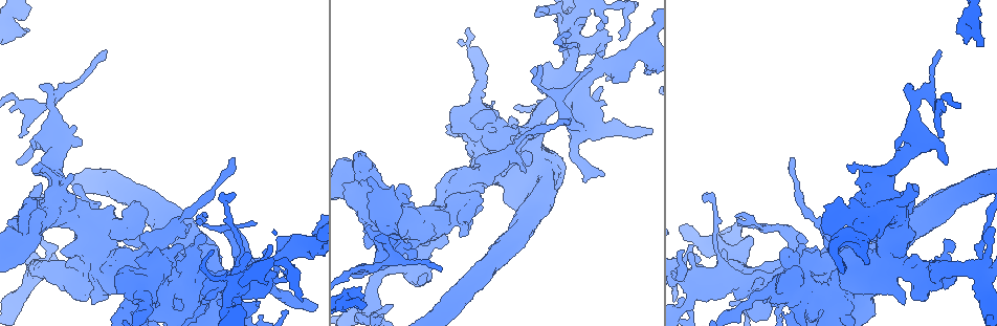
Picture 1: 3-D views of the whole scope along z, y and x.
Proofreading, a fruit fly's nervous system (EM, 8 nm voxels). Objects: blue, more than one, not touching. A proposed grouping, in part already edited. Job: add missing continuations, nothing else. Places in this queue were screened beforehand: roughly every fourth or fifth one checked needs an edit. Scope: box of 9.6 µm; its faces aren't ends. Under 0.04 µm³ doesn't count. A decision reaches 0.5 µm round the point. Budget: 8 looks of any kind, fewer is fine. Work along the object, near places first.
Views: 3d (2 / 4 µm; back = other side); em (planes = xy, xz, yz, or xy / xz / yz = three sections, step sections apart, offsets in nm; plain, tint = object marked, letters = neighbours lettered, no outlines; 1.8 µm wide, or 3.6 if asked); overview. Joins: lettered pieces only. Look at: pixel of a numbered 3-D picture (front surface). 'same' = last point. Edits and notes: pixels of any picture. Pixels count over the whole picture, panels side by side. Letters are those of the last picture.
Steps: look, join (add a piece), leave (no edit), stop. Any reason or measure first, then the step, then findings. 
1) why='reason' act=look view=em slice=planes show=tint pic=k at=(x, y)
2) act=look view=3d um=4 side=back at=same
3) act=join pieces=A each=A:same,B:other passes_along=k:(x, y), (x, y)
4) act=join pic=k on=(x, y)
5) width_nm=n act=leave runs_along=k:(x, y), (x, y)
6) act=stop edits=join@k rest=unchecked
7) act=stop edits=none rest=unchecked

why='free end' act=look view=em slice=xz step=4 show=tint pic=1 at=(13, 22)

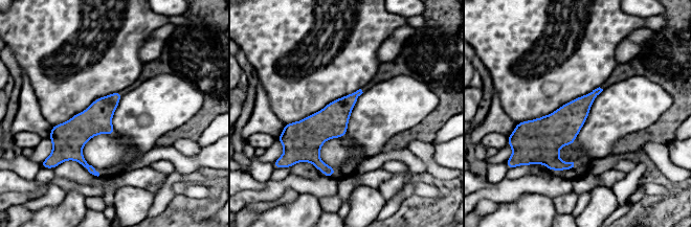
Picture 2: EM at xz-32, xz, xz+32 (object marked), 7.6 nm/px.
why='cut it another way' act=look view=em slice=planes show=letters at=same

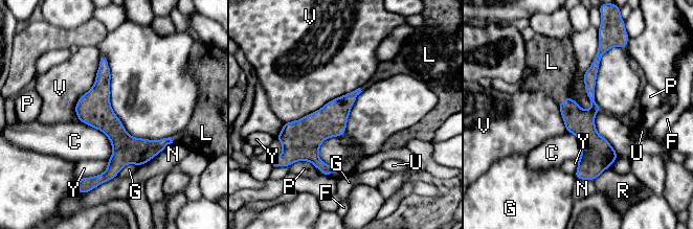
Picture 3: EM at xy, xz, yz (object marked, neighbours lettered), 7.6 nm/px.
width_nm=200 act=join pieces=L each=C:other,F:other,G:other,L:same,N:other,P:other,R:other,U:other,V:other,Y:other found='the cell continues'

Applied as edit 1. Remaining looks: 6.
why='see it whole again' act=look view=overview

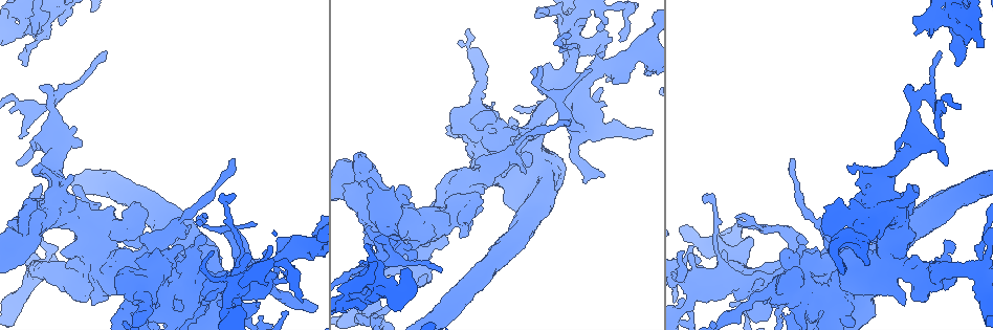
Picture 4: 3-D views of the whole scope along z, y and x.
why='branch stops here' act=look view=3d um=2 pic=4 at=(571, 36)

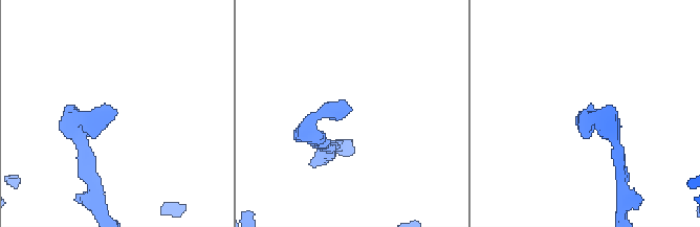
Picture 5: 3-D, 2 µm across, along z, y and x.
act=look view=em um=3.6 slice=planes show=letters pic=5 at=(111, 108)

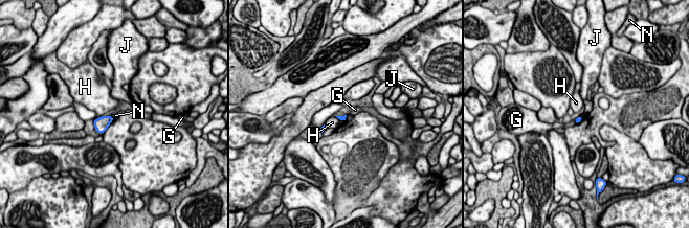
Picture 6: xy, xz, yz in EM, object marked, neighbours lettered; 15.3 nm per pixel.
act=leave each=G:other,H:other,J:other,N:other border=6:(347, 115), (345, 119) found='no lettered piece goes on from it'

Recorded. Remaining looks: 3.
why='looks like a crossing' act=look view=3d um=4 side=back pic=4 at=(761, 288)

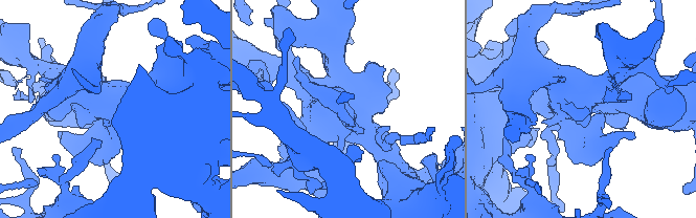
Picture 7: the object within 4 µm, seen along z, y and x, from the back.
act=look view=em um=3.6 slice=planes show=letters pic=7 at=(103, 112)

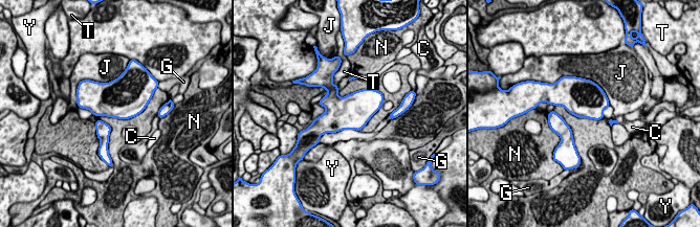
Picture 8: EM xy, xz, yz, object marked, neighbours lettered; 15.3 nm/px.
width_nm=500 act=leave each=C:other,G:other,J:other,N:other,T:other,Y:other border=8:(150, 99), (97, 117), (107, 146) found='no lettered piece goes on from it'

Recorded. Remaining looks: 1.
act=stop edits=join@3 rest=unchecked

